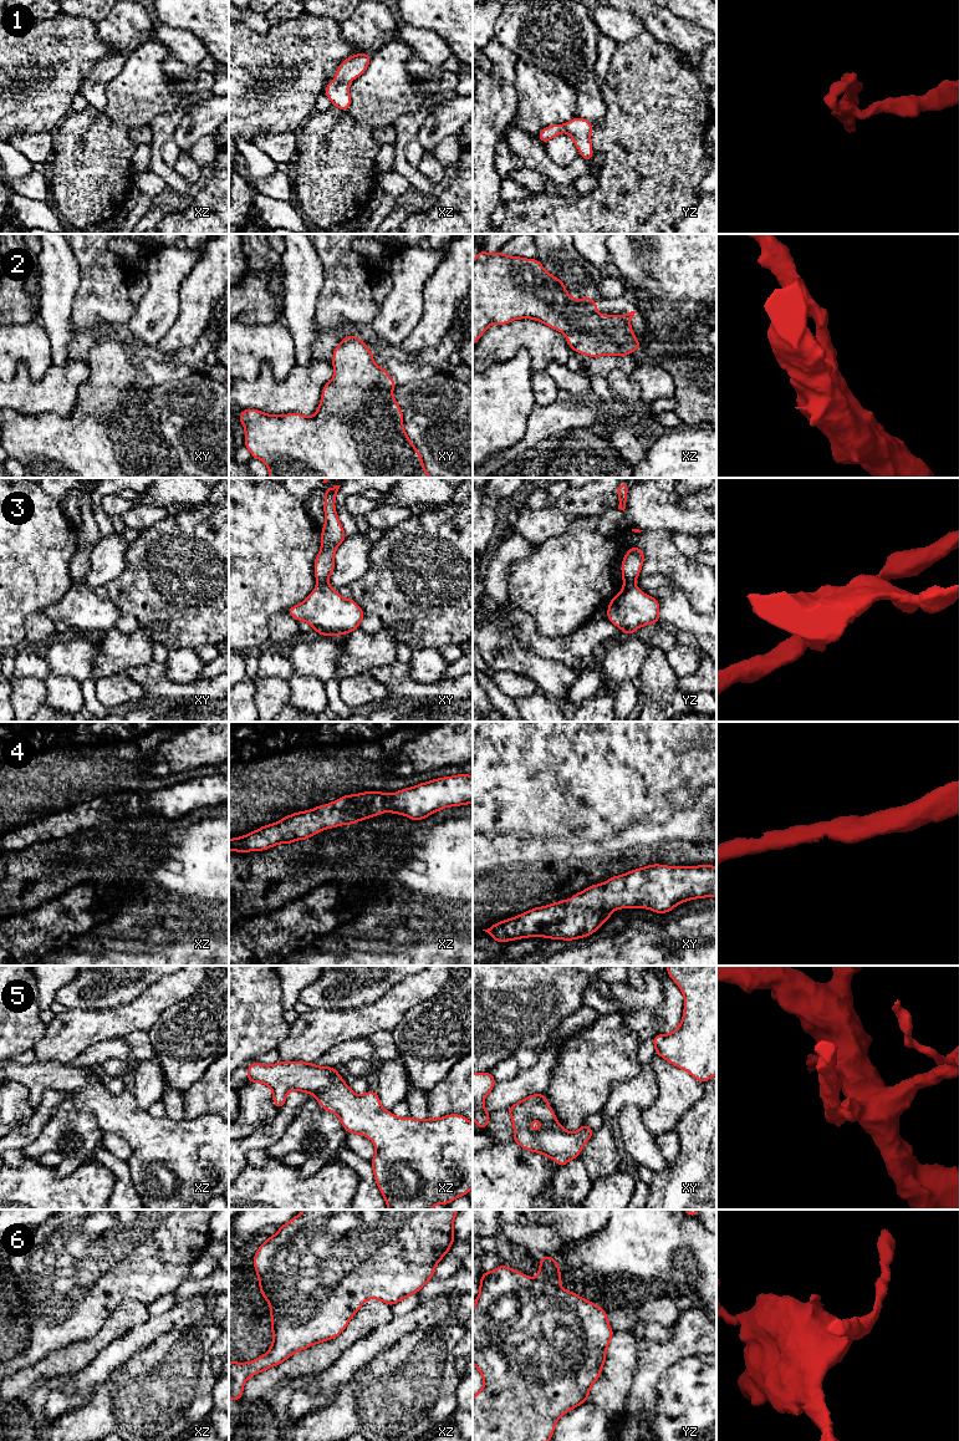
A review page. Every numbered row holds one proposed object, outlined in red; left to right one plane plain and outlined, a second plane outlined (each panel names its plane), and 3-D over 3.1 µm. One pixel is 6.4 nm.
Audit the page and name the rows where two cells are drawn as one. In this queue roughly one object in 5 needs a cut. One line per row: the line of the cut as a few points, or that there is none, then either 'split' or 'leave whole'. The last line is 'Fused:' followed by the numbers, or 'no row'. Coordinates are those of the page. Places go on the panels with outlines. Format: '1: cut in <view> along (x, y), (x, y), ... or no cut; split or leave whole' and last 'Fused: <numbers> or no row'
1: no cut; leave whole
2: no cut; leave whole
3: cut in xy along (317, 581), (326, 584); split
4: no cut; leave whole
5: no cut; leave whole
6: no cut; leave whole
Fused: 3

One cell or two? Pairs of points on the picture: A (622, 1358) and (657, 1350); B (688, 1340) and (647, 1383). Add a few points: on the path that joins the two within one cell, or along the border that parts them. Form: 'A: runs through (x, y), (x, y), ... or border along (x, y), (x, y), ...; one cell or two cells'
A: border along (638, 1340), (638, 1363), (632, 1383); two cells
B: runs through (677, 1347), (652, 1371); one cell

